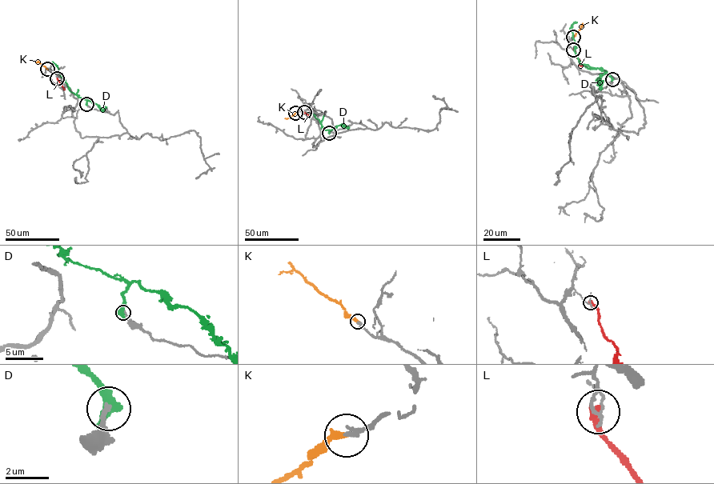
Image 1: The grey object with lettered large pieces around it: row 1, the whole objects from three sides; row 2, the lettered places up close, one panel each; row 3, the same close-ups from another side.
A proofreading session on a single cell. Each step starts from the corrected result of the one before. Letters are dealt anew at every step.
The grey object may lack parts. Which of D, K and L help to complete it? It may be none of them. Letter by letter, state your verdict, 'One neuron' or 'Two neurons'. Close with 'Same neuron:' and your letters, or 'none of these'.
D: Two neurons
K: One neuron
L: Two neurons
Same neuron: K

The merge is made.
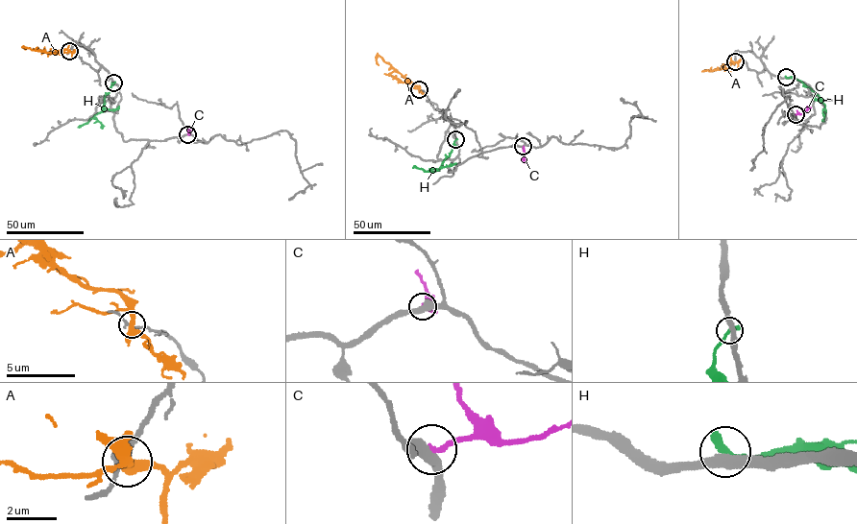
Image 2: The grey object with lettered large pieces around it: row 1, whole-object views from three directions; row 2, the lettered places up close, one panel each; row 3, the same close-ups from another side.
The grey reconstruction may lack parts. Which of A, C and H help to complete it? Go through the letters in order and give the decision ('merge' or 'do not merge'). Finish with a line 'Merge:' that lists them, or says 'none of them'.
A: do not merge
C: do not merge
H: do not merge
Merge: none of them

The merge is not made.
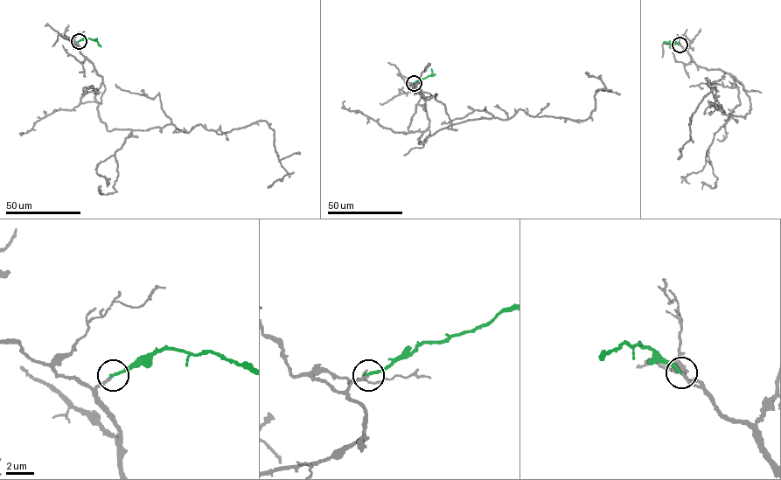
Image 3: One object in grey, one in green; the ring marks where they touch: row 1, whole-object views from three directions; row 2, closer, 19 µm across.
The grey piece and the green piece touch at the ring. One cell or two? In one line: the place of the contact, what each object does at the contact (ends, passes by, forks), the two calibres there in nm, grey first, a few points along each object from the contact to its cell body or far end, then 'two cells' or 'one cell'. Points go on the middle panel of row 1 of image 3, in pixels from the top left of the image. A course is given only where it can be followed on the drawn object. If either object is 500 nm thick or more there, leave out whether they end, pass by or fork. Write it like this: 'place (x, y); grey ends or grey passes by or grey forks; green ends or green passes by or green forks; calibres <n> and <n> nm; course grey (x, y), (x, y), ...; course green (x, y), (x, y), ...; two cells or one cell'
place (414, 83); grey ends; green ends; calibres 180 and 200 nm; course grey (414, 83), (429, 121), (421, 143), (450, 124), (509, 119), (519, 109), (586, 120), (606, 88), (585, 73); course green (414, 83), (435, 74); one cell

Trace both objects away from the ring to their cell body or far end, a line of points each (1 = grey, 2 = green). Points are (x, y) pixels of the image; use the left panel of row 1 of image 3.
1: (79, 41), (102, 77), (94, 99), (108, 131), (201, 124), (222, 134), (264, 121), (288, 173), (268, 188)
2: (79, 41), (89, 38), (96, 40), (101, 46)

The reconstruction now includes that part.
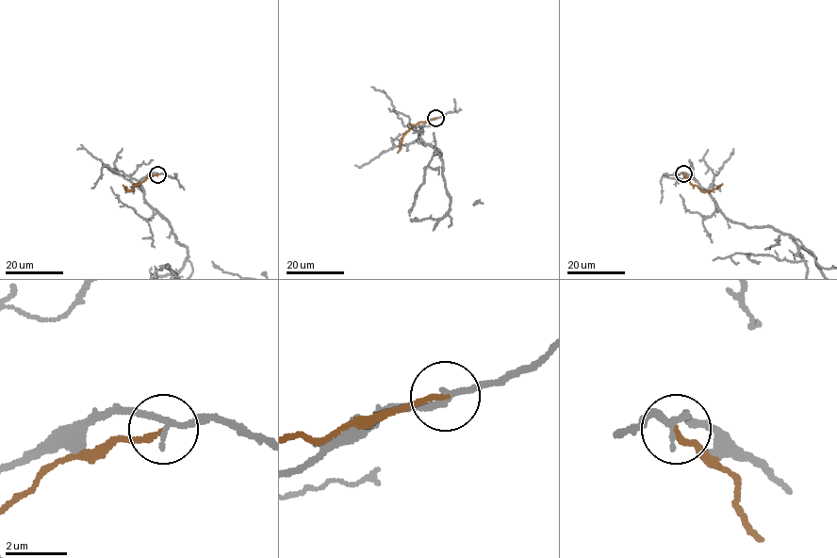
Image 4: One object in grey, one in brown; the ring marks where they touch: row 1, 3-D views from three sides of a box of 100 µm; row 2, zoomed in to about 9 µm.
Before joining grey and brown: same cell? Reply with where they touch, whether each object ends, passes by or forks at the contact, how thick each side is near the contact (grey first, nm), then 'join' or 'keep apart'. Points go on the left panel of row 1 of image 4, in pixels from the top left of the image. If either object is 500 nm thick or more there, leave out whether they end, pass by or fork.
(157, 174) | grey passes by | brown ends | 190/180 nm | keep apart

